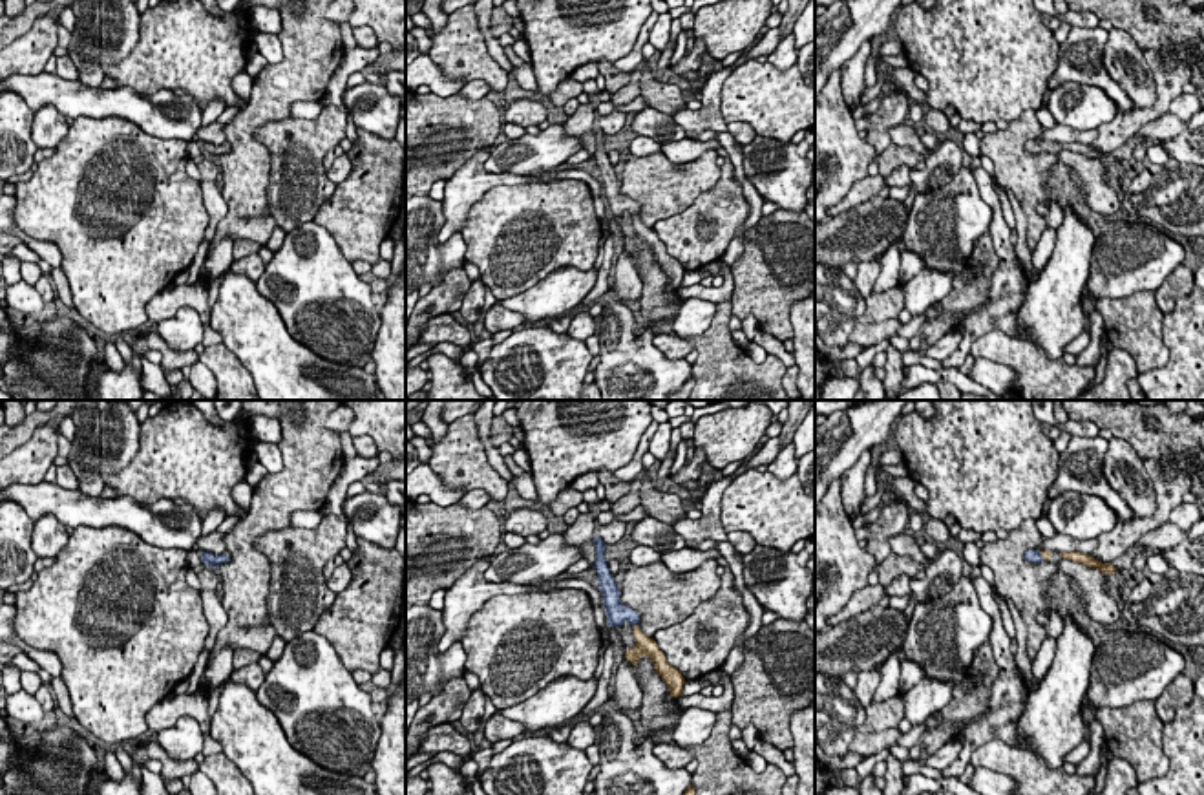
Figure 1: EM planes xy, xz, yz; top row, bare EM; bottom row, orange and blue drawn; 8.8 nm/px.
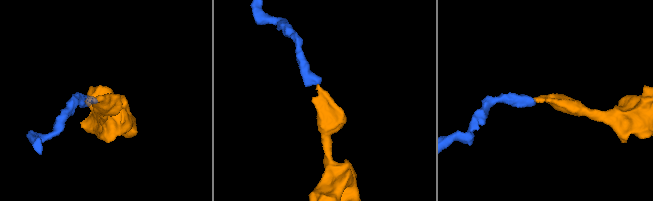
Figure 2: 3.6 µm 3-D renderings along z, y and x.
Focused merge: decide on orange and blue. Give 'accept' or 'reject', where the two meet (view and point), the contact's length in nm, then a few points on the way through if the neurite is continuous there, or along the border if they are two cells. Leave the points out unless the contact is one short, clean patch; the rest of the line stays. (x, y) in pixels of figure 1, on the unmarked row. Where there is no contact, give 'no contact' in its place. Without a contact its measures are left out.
accept; meets orange in yz at (1040, 143); contact 60 nm long; runs through yz (1045, 145), (1040, 143), (1033, 147)

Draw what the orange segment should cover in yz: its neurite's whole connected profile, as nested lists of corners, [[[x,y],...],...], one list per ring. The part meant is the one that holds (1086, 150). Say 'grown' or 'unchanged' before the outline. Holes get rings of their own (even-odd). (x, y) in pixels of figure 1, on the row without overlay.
unchanged | [[[1061,143],[1063,150],[1085,155],[1089,159],[1098,159],[1102,164],[1109,164],[1113,166],[1116,163],[1116,159],[1111,154],[1102,154],[1087,144],[1080,144],[1080,143]]]

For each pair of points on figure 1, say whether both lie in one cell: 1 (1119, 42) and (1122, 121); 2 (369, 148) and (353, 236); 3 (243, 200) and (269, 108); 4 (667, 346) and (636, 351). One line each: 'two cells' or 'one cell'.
1: two cells
2: one cell
3: one cell
4: two cells

